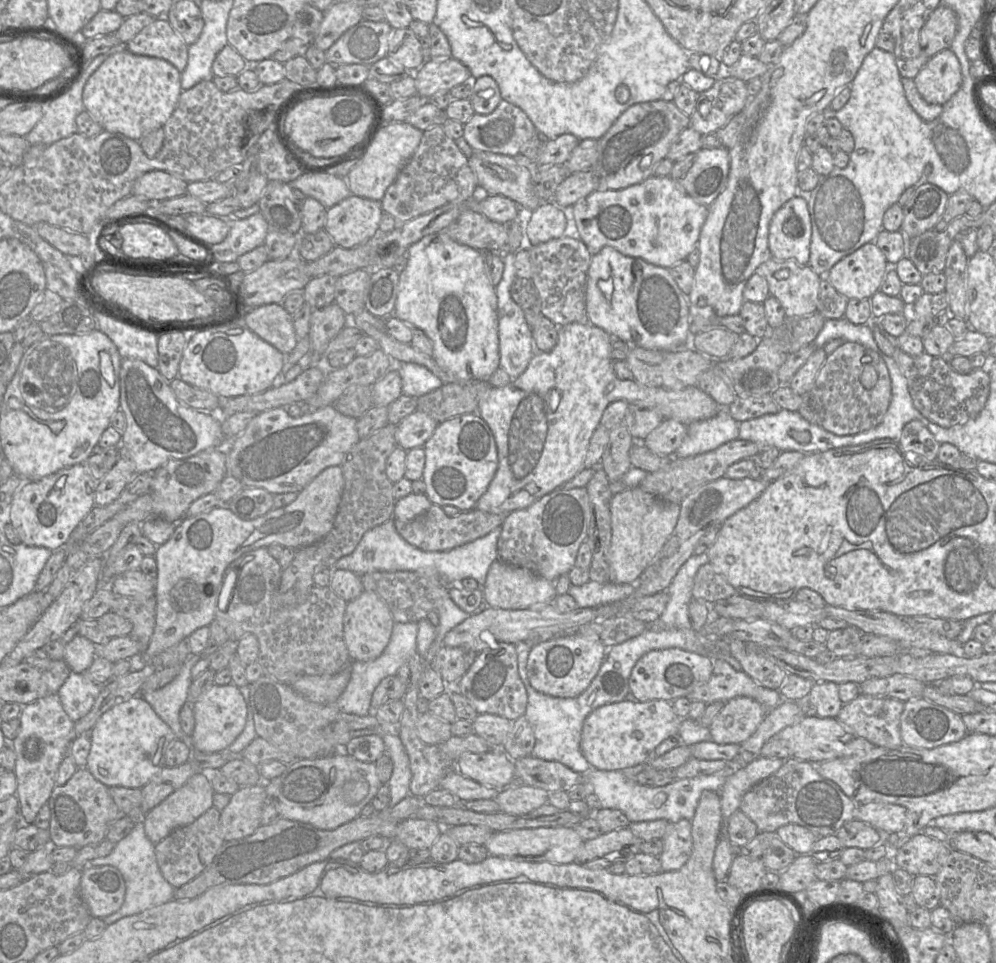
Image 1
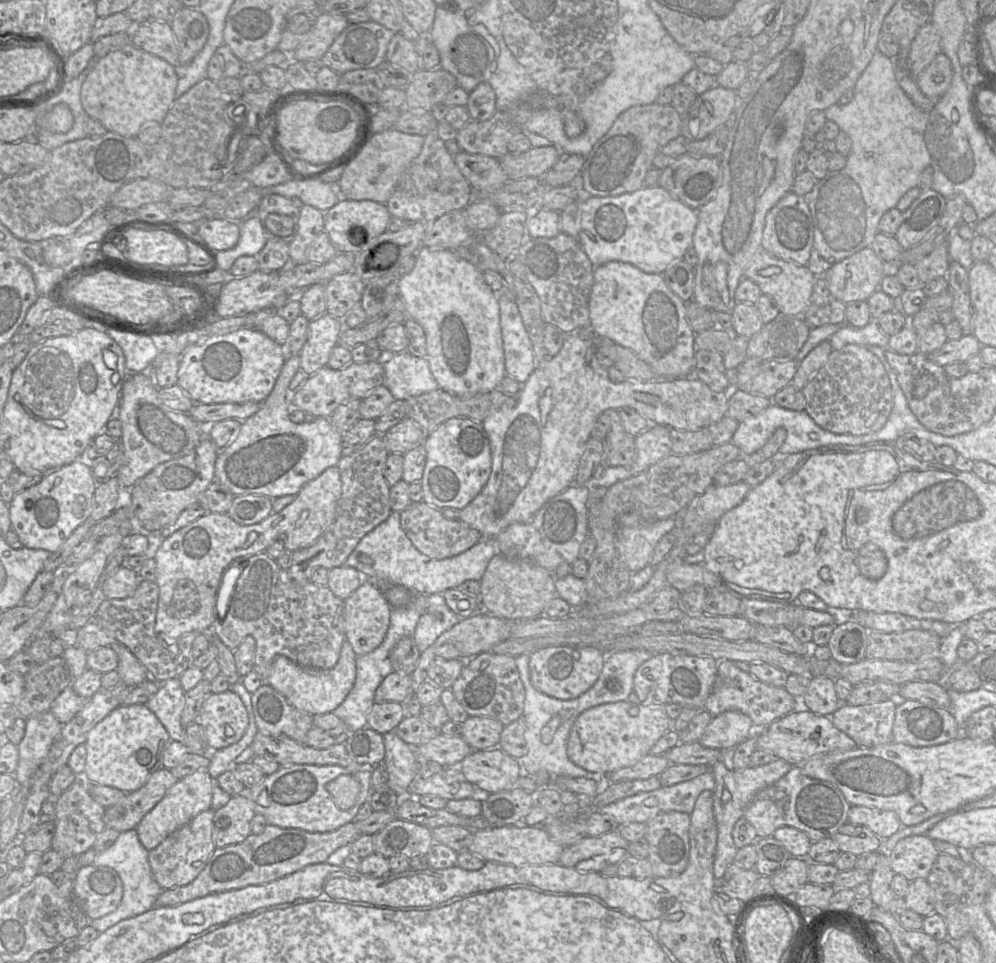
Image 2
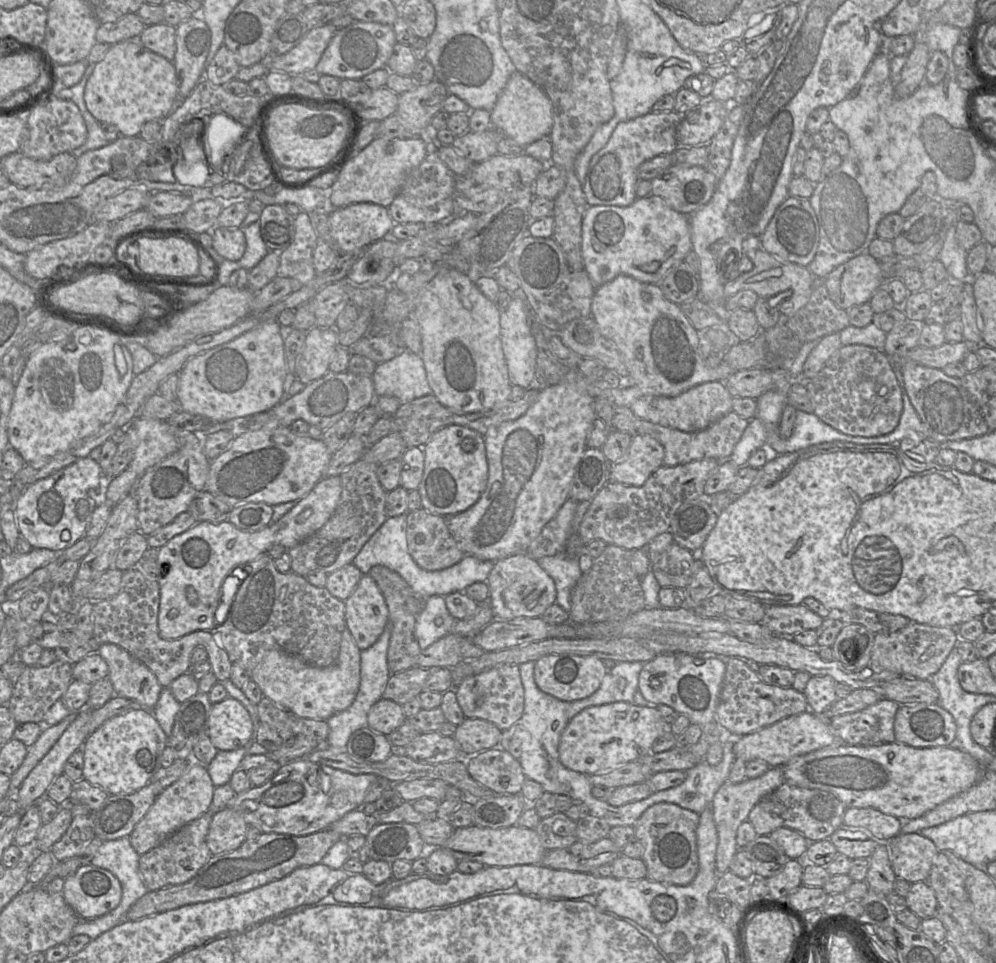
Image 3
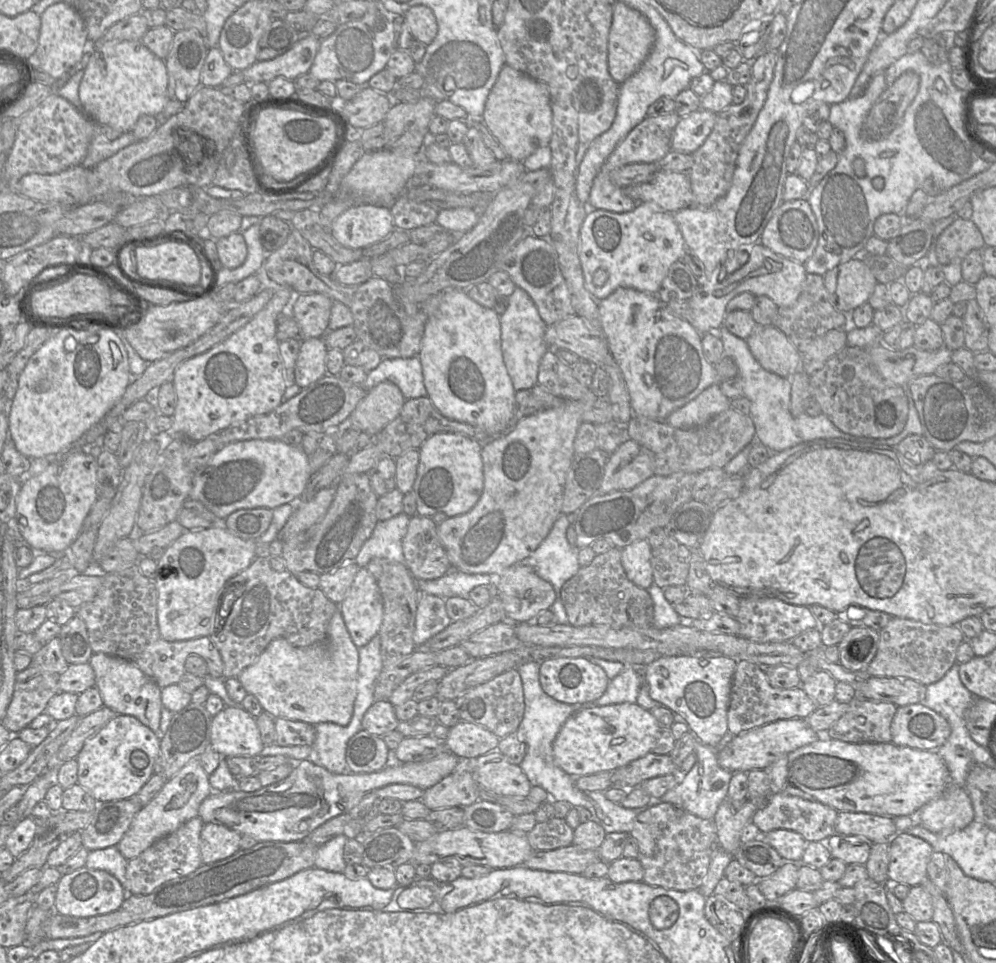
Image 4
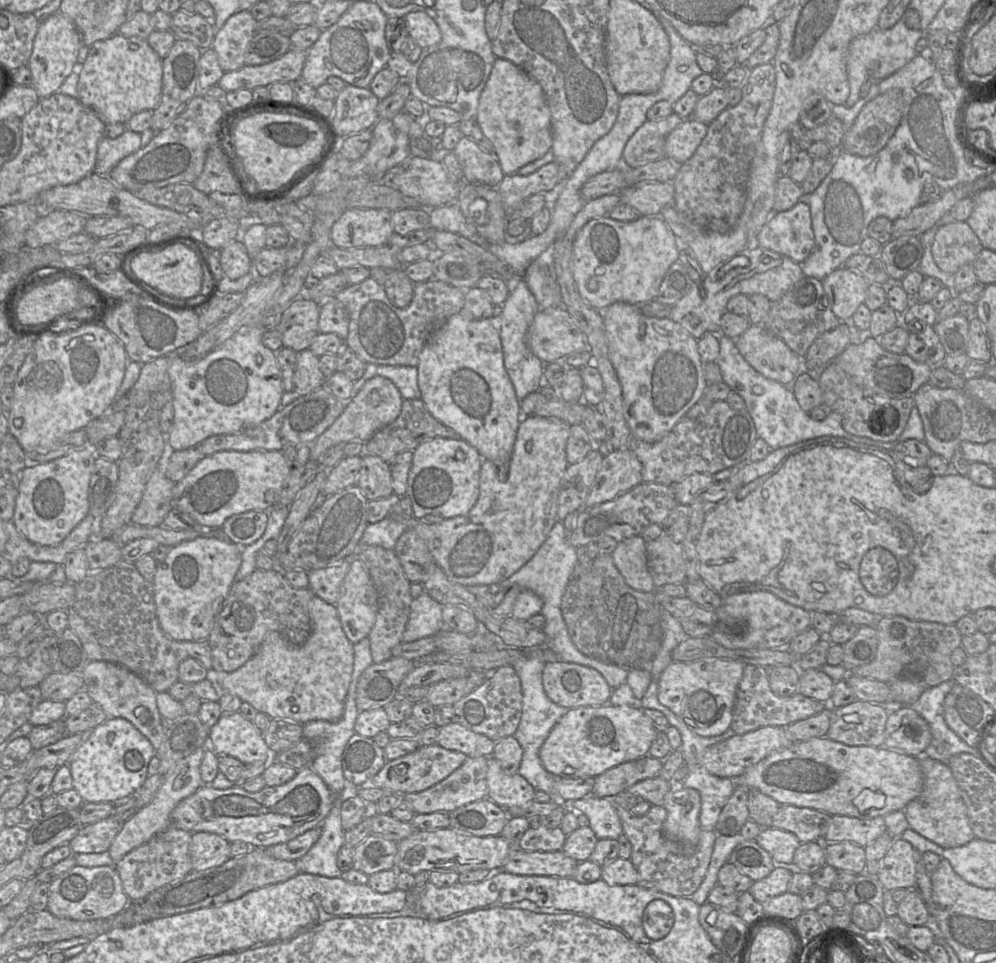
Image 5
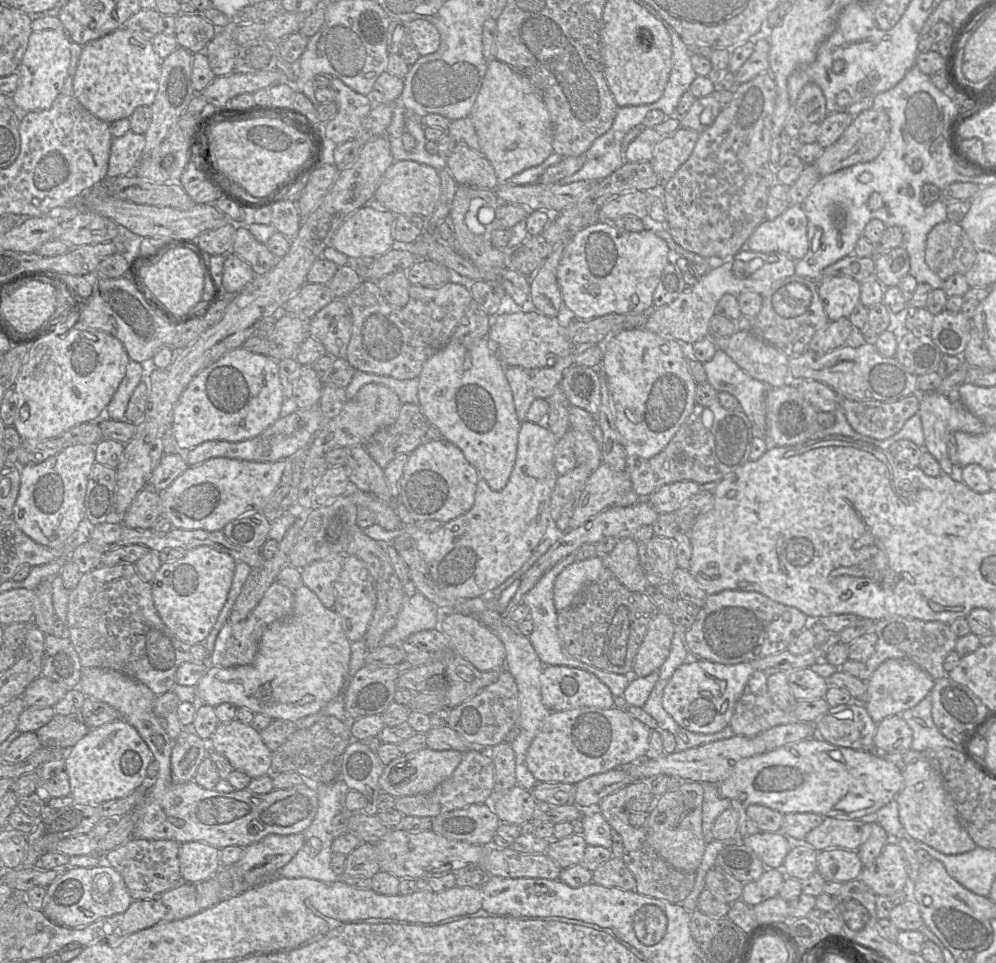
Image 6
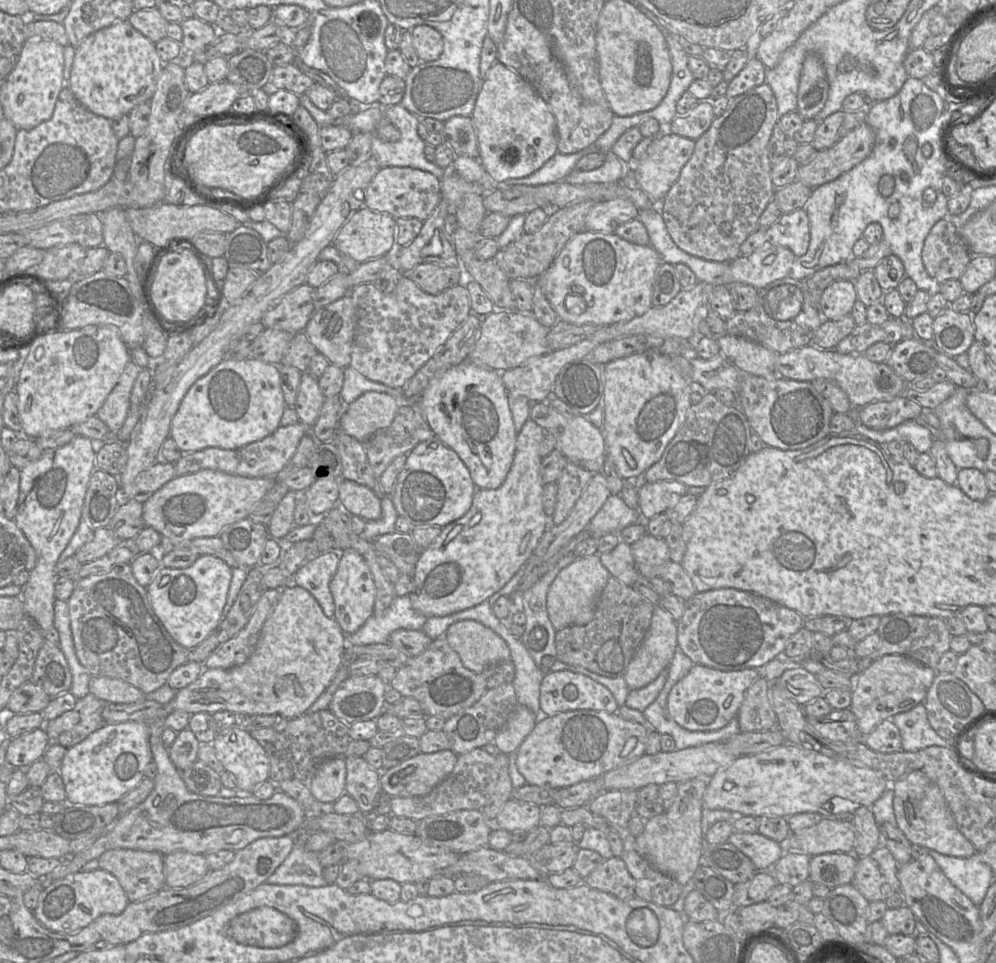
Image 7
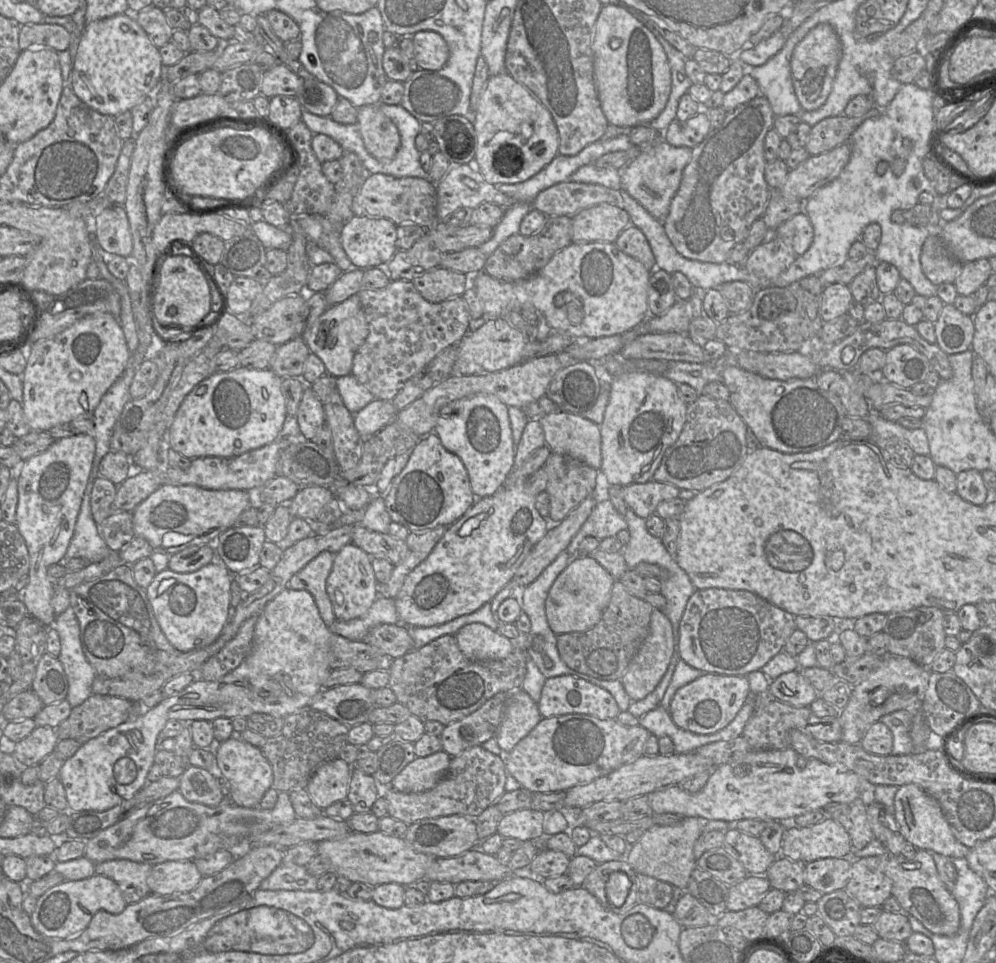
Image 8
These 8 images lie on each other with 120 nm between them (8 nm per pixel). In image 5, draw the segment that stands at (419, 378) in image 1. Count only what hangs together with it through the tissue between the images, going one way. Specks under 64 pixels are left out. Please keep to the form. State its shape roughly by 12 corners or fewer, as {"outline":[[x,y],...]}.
{"outline":[[367,364],[352,397],[375,376],[391,380],[403,399],[420,399],[418,368]]}

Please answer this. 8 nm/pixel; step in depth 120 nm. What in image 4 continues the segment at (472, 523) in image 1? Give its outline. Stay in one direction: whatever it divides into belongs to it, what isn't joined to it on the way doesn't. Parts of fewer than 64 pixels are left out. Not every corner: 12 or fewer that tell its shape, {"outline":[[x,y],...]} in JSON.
{"outline":[[410,517],[402,547],[415,579],[453,569],[431,517]]}

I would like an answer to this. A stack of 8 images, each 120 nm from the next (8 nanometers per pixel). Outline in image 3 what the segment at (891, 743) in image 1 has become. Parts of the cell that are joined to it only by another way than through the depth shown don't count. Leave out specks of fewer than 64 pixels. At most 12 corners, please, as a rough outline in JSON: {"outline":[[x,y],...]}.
{"outline":[[876,704],[829,720],[838,742],[895,740],[899,704]]}

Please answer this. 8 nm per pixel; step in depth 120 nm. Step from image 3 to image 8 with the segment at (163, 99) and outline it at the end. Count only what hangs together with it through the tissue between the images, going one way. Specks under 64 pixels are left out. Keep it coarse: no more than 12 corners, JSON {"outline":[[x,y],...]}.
{"outline":[[123,13],[85,25],[69,85],[116,117],[153,96],[159,49]]}

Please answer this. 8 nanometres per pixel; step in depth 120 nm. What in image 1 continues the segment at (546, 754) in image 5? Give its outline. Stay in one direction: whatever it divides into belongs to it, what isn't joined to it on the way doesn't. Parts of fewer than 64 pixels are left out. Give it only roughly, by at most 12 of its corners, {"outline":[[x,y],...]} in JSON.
{"outline":[[672,702],[606,704],[585,719],[591,768],[647,762],[677,734]]}

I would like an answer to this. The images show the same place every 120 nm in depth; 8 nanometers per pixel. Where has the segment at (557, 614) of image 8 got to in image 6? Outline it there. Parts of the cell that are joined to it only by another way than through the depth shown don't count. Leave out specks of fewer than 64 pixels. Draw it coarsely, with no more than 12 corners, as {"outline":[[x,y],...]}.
{"outline":[[597,555],[566,567],[554,583],[557,612],[598,579]]}

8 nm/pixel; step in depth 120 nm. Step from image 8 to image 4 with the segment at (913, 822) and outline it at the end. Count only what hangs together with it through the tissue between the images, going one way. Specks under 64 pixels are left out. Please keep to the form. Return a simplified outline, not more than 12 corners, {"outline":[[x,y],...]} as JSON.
{"outline":[[949,783],[916,812],[933,833],[950,834],[974,821],[965,788]]}

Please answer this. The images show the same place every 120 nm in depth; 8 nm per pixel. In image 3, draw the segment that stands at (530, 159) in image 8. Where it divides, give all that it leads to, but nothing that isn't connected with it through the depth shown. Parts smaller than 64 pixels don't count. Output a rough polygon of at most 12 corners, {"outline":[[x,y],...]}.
{"outline":[[515,71],[490,112],[517,145],[548,137],[552,103]]}

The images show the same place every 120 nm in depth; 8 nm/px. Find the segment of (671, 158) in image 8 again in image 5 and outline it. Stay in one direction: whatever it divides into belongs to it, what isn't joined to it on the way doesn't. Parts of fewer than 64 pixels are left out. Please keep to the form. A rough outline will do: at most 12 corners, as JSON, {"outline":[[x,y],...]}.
{"outline":[[684,119],[665,139],[665,156],[683,164],[708,125]]}

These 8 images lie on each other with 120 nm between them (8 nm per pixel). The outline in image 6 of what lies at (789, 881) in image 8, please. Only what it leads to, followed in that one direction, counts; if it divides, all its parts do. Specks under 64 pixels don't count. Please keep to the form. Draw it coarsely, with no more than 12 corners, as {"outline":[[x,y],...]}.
{"outline":[[794,843],[782,865],[787,877],[805,880],[817,871],[817,850]]}

